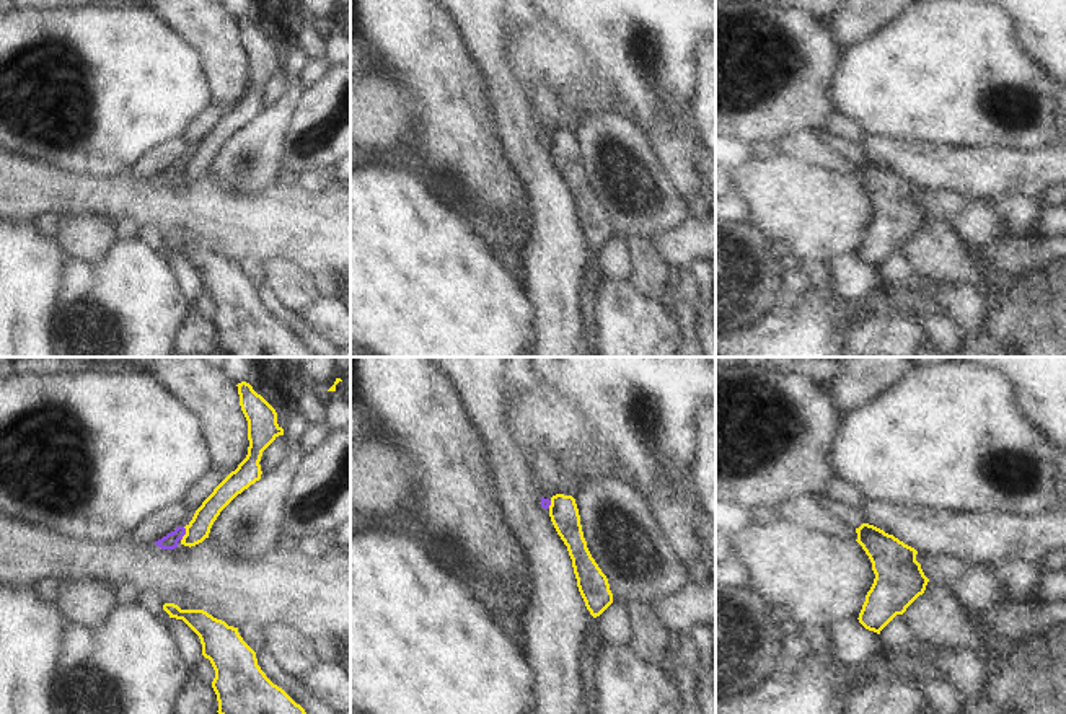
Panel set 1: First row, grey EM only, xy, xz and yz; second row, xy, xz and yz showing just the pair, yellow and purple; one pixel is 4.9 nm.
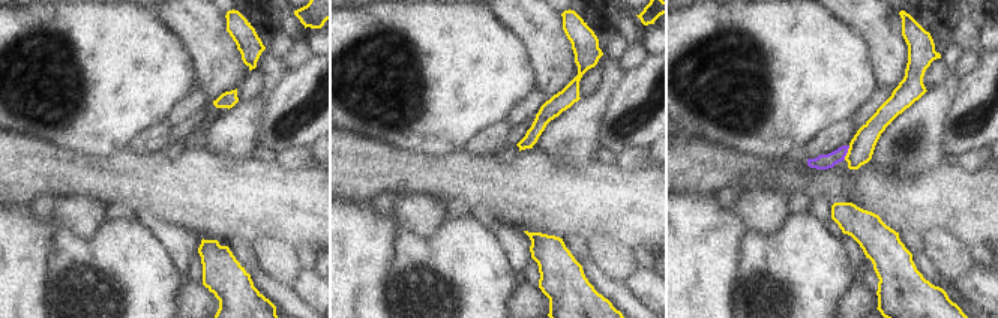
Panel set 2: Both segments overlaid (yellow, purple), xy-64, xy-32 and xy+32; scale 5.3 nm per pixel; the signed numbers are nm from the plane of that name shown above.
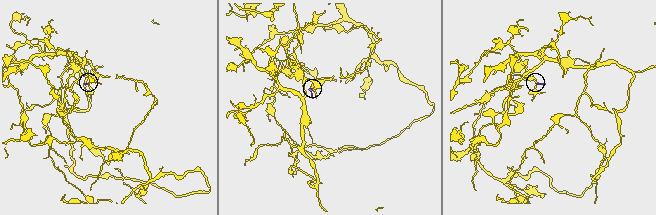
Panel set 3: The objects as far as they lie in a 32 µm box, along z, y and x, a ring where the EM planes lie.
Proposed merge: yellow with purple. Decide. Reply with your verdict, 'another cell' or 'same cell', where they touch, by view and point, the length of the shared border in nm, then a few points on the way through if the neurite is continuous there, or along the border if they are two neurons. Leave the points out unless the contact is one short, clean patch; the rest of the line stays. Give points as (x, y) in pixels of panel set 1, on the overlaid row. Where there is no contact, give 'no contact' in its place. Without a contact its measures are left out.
another cell | xy (186, 533) | 70 nm | along xy (185, 527), (181, 540)

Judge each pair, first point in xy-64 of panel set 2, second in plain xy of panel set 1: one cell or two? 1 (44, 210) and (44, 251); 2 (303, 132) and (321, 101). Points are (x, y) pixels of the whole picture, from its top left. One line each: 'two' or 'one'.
1: two
2: one

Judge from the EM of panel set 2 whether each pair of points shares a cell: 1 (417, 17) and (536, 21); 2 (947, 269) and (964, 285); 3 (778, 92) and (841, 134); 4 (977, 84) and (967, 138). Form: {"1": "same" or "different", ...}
{"1": "different", "2": "different", "3": "different", "4": "same"}

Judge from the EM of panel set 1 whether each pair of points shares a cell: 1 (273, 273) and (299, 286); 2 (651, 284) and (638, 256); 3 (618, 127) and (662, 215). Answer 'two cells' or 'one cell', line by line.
1: one cell
2: one cell
3: one cell

